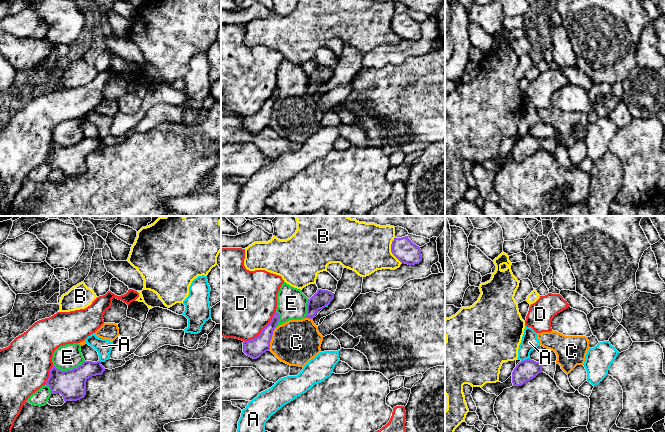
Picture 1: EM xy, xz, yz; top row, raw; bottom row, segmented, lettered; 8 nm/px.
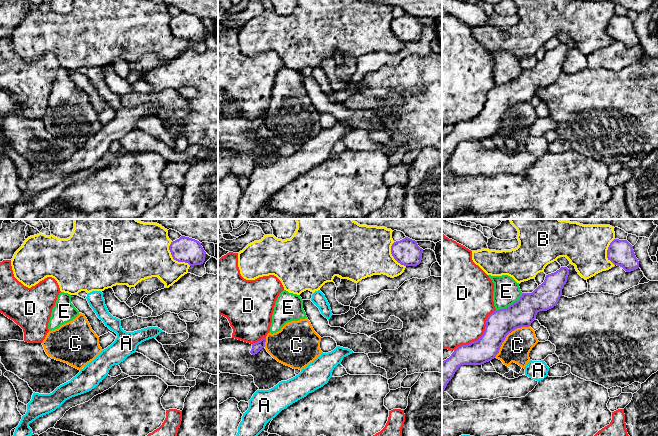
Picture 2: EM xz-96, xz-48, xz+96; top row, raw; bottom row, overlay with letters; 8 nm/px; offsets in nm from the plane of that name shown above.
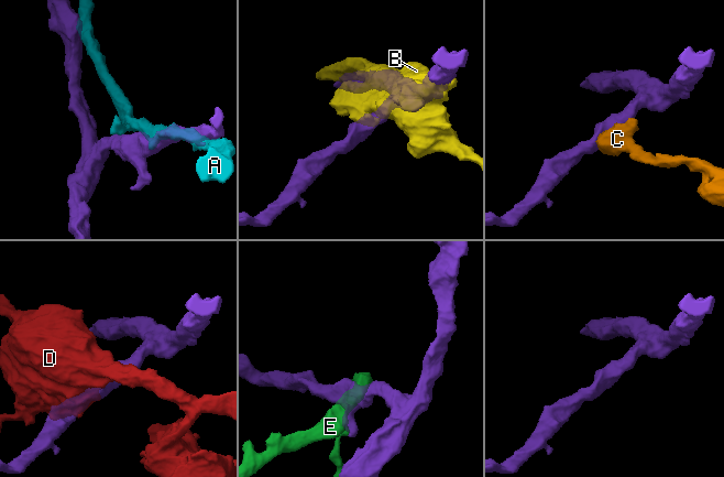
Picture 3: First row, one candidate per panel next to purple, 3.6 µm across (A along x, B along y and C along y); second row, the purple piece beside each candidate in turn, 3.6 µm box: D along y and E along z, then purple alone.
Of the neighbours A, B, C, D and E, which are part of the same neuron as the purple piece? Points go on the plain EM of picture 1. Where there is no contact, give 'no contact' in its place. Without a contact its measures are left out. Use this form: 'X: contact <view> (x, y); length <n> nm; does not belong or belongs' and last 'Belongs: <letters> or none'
A: contact yz (526, 135); length 80 nm; does not belong
B: contact xz (391, 26); length 220 nm; does not belong
C: contact xz (271, 114); length 190 nm; does not belong
D: contact xz (262, 106); length 360 nm; does not belong
E: contact xy (68, 146); length 260 nm; does not belong
Belongs: none

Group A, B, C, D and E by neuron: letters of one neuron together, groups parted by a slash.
A / B / C E / D

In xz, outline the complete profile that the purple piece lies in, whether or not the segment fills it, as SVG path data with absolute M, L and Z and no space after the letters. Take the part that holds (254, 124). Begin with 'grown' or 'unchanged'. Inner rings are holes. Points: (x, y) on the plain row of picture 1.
unchanged | M277 88L272 93L270 99L254 115L243 118L243 128L253 134L259 134L263 129L270 126L270 118L273 107L279 98L280 92Z

